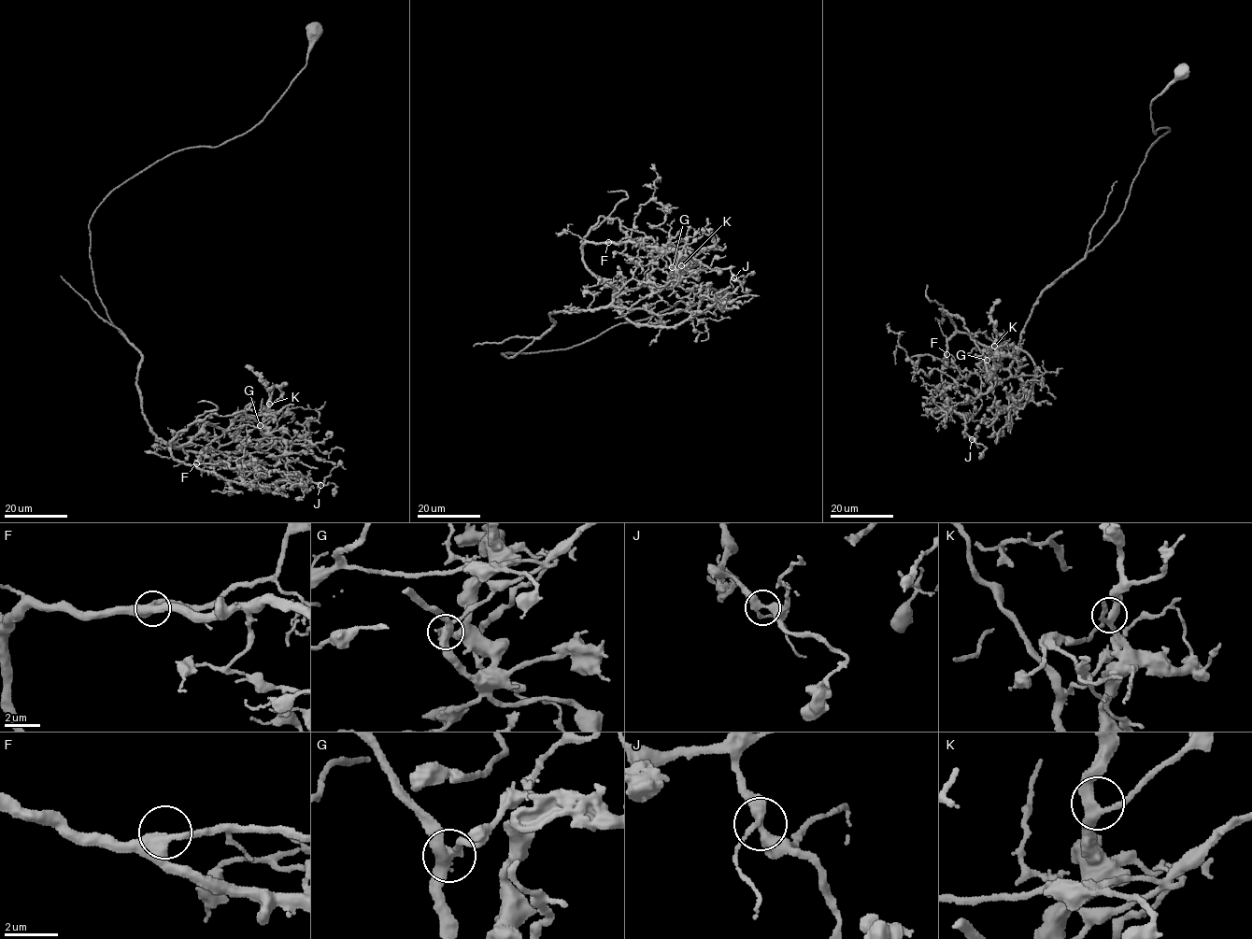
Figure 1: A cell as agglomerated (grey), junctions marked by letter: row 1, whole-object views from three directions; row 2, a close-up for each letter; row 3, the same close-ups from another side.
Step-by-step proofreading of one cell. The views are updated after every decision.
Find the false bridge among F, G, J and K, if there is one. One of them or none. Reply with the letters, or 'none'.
G

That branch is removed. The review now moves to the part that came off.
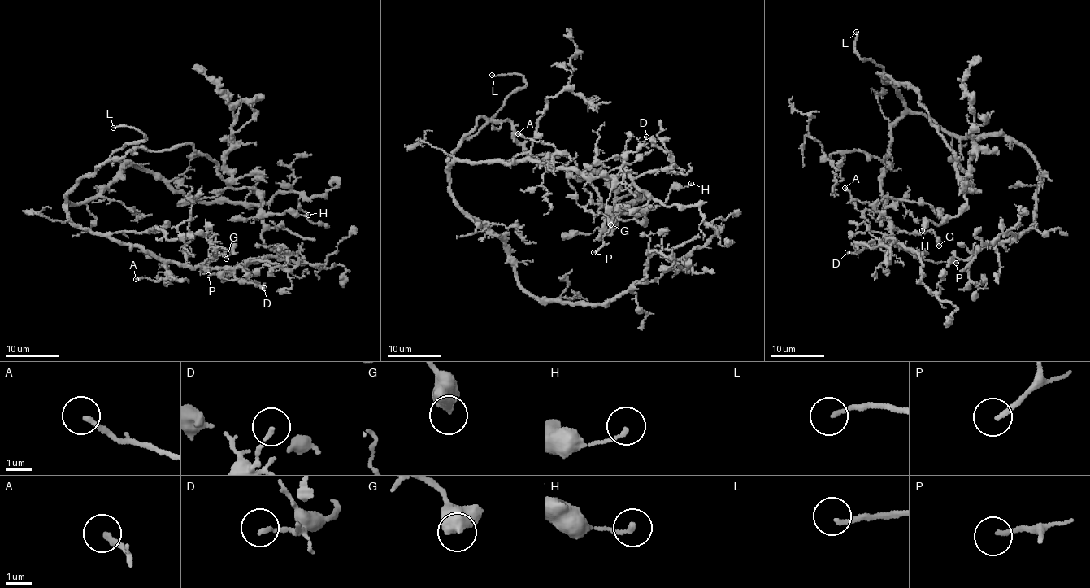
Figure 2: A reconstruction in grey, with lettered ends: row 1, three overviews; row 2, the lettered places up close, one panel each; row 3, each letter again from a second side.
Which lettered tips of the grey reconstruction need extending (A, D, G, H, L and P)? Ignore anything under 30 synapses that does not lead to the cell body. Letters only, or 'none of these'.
L

